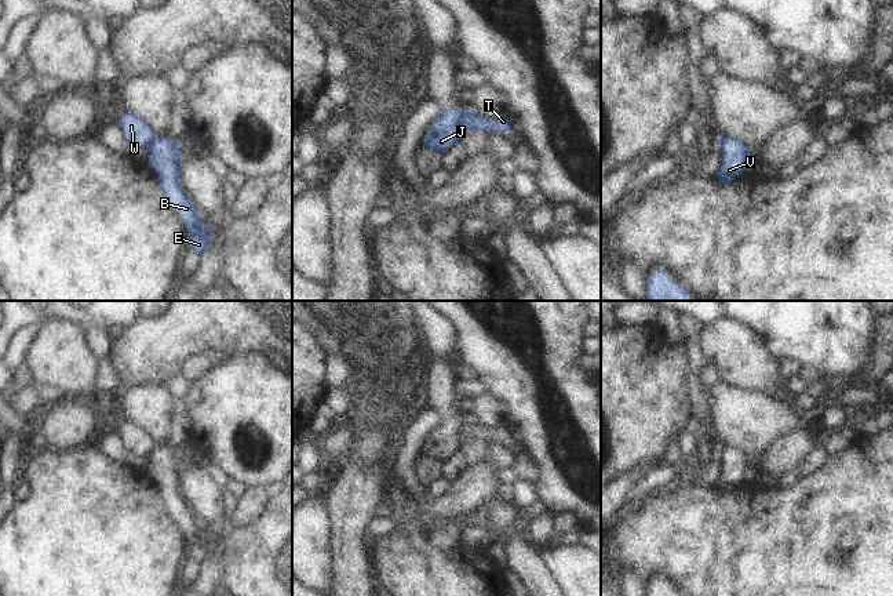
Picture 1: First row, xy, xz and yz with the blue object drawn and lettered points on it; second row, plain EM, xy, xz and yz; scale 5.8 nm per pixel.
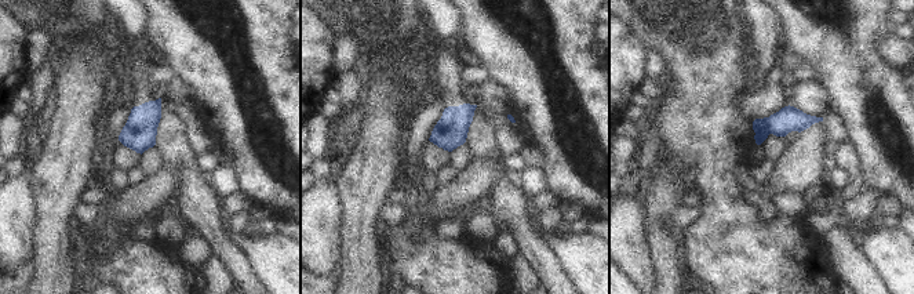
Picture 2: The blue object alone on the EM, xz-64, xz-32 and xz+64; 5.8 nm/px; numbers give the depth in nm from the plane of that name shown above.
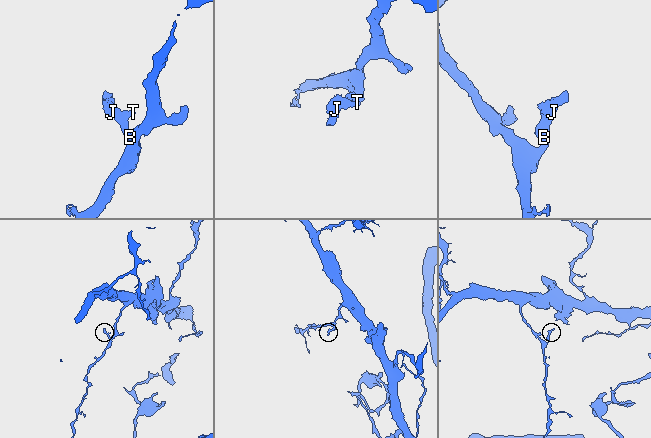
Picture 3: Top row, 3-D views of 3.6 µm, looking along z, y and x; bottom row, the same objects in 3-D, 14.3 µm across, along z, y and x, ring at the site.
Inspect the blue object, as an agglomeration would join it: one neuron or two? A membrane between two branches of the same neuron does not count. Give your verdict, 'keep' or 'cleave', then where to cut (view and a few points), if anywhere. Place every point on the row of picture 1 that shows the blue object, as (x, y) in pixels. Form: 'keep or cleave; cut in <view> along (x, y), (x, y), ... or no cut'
cleave; cut in xz along (466, 111), (460, 130)

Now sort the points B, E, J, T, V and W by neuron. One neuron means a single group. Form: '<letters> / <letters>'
B E T V / J W

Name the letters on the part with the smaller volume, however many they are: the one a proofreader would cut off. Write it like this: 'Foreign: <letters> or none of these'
Foreign: J, W

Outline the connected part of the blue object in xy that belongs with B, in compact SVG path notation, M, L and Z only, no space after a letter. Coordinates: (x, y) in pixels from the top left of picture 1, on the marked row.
M175 137L158 138L149 149L149 166L164 189L168 204L185 224L189 235L189 248L198 257L204 255L212 243L212 235L187 197L182 182L179 142Z

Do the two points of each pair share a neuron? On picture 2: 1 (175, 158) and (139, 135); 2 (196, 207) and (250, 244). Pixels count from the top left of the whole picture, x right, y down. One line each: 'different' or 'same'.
1: different
2: different

